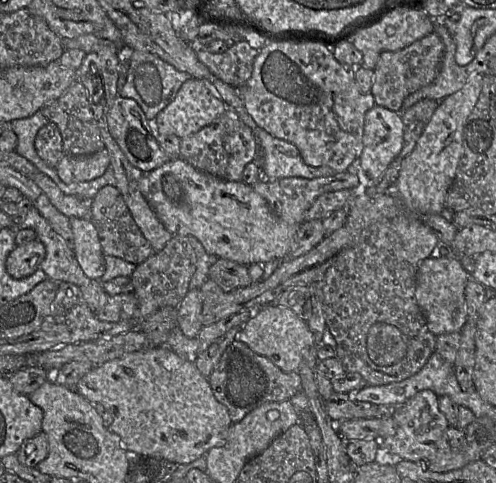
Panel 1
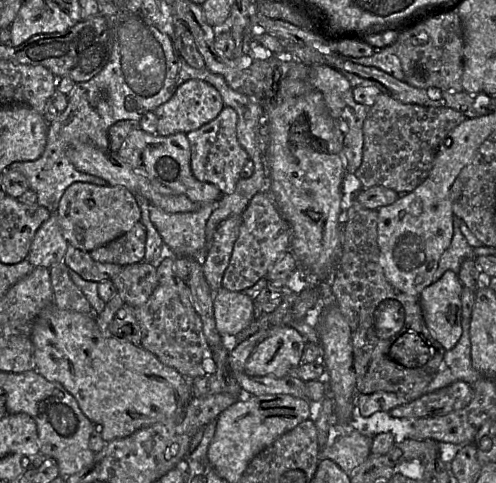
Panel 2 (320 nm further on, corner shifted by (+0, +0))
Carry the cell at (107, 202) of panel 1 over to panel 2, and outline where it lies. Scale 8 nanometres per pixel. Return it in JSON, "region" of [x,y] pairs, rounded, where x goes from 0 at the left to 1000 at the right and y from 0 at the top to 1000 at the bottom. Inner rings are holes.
{"region":[[[284,458],[268,472],[179,522],[183,534],[202,545],[228,545],[252,551],[288,540],[294,513],[294,472]]]}

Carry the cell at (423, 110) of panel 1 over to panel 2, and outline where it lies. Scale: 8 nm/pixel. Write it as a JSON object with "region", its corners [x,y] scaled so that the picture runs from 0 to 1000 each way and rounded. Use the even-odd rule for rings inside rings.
{"region":[[[766,190],[732,255],[730,335],[718,366],[734,389],[774,385],[800,400],[831,398],[865,362],[893,290],[938,246],[911,224],[815,215]]]}

